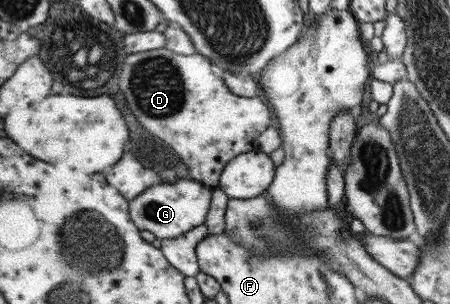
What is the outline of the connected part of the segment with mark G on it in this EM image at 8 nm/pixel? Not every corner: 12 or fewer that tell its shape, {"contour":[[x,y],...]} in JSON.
{"contour":[[162,182],[130,201],[161,240],[205,225],[215,186]]}

